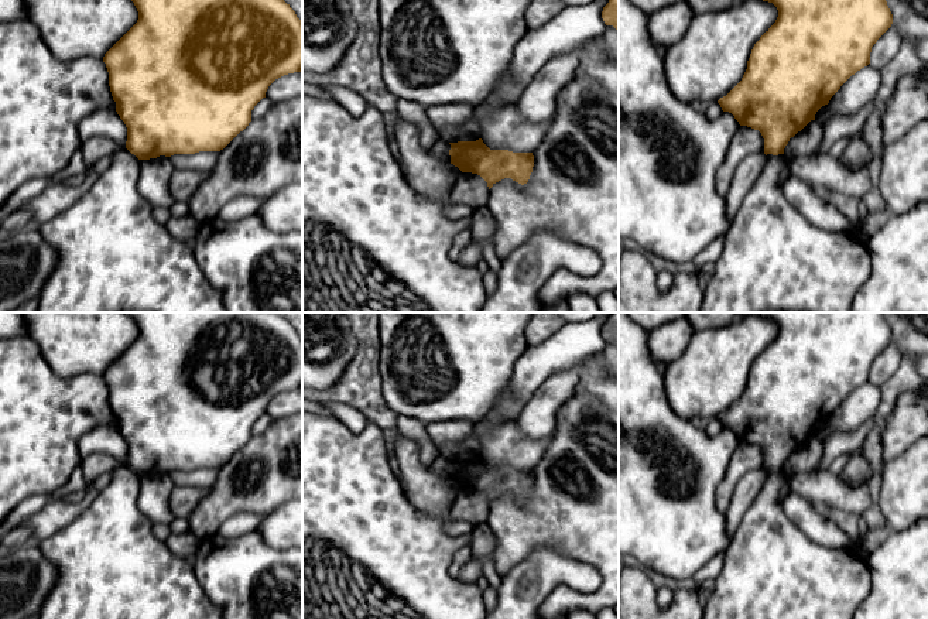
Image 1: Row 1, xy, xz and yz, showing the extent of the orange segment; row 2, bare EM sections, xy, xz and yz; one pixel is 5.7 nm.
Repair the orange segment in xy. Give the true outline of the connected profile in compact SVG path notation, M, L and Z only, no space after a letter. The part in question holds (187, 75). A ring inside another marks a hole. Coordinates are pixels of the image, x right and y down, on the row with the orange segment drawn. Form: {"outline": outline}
{"outline": "M131 0L138 11L137 23L105 54L103 62L109 72L109 86L116 102L116 112L127 127L126 148L138 160L157 158L160 155L171 157L174 154L195 154L199 151L220 151L251 122L251 110L266 98L268 86L278 78L302 71L302 21L284 0Z"}

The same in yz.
{"outline": "M763 0L778 10L775 23L754 44L742 81L718 100L740 126L759 130L764 154L784 154L790 138L857 71L870 64L872 47L891 27L886 0Z"}

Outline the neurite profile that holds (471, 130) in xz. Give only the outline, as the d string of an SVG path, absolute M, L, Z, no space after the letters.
M473 109L472 116L466 122L439 130L439 137L448 143L476 141L482 138L482 126L476 110Z

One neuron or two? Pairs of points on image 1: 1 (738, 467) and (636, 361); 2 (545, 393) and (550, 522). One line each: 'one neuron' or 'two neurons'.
1: two neurons
2: two neurons

